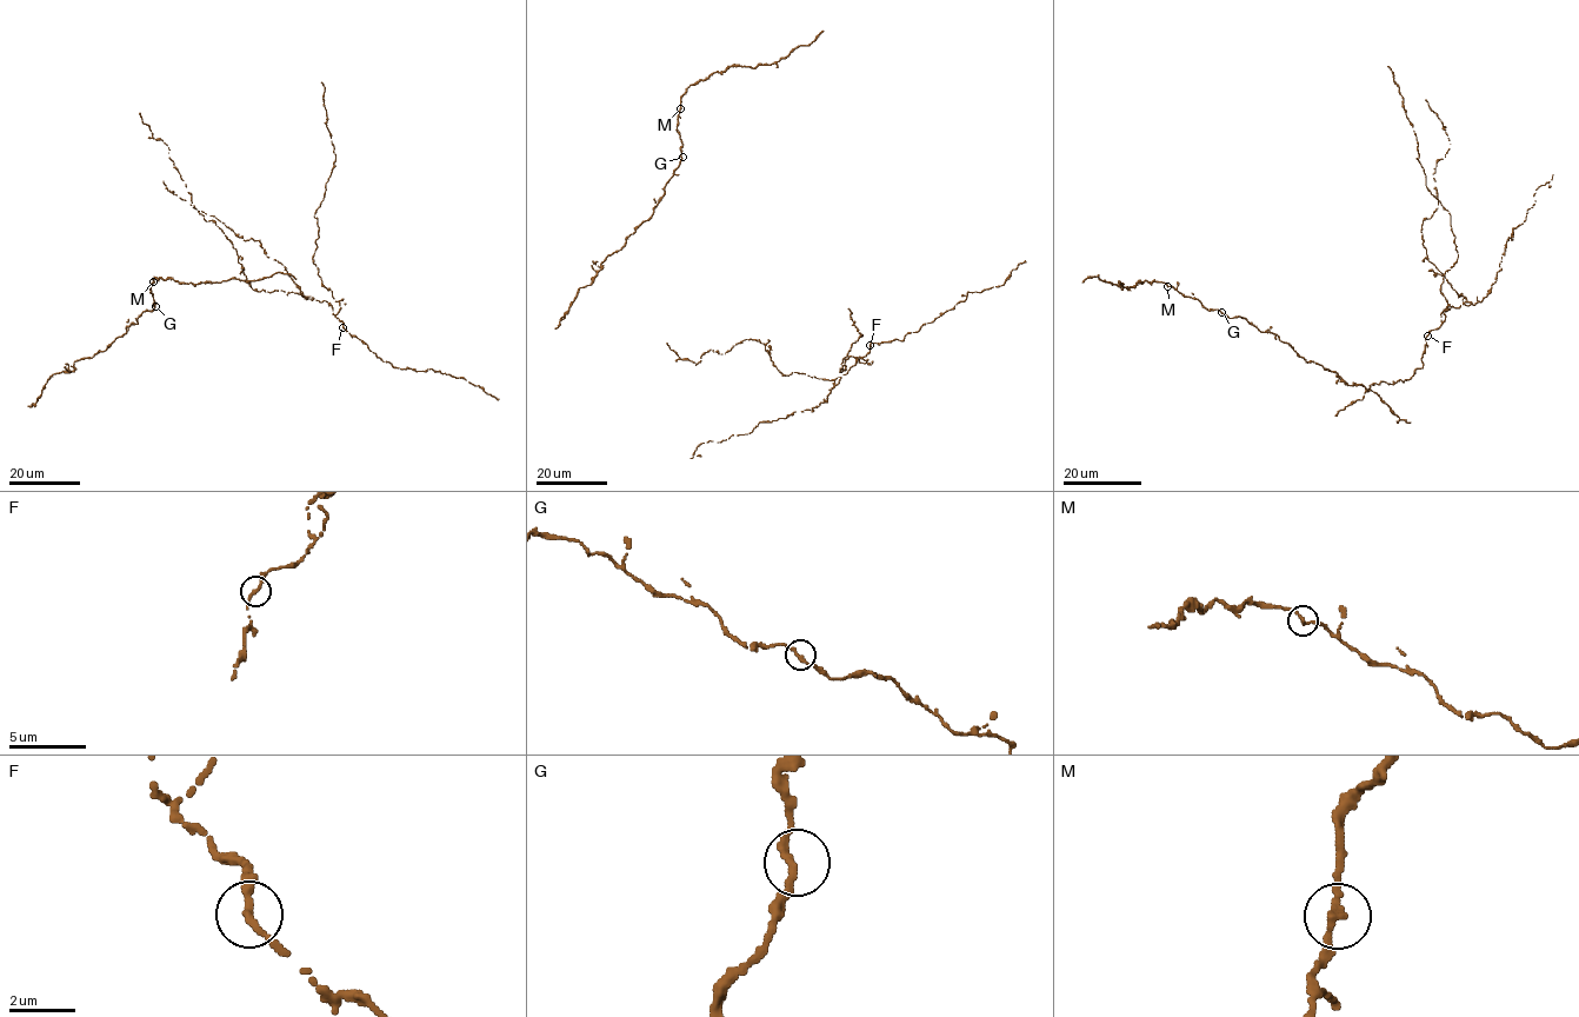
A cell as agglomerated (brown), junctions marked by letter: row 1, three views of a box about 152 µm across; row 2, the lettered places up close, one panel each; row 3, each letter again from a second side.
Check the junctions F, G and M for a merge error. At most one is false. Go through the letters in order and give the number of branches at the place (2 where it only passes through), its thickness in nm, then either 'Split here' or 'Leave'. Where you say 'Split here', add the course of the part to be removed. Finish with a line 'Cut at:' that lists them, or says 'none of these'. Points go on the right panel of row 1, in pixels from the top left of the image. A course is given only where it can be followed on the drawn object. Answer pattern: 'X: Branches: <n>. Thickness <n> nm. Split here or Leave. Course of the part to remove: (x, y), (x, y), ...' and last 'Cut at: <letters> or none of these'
F: Branches: 2. Thickness 240 nm. Leave
G: Branches: 2. Thickness 240 nm. Leave
M: Branches: 2. Thickness 240 nm. Leave
Cut at: none of these

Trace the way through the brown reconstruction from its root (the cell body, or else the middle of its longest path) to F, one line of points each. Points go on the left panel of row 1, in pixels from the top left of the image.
F: (241, 259), (240, 256), (238, 263), (253, 290), (295, 292), (312, 300), (327, 301), (342, 327)

